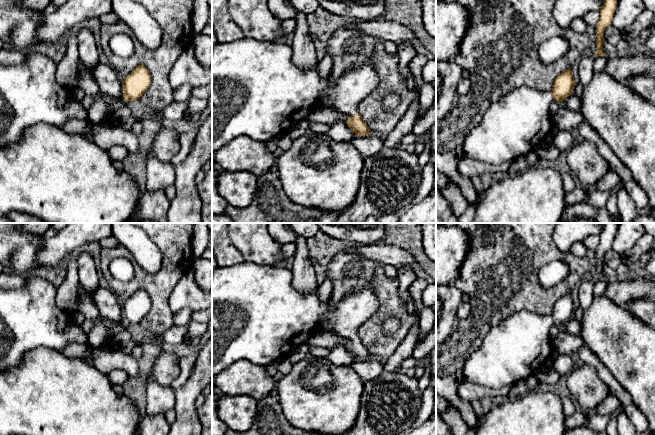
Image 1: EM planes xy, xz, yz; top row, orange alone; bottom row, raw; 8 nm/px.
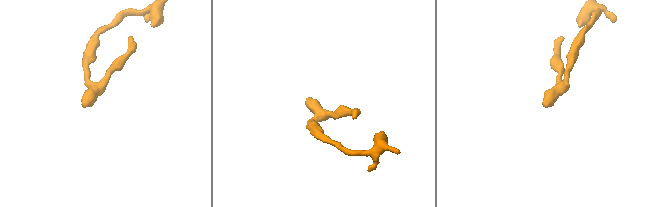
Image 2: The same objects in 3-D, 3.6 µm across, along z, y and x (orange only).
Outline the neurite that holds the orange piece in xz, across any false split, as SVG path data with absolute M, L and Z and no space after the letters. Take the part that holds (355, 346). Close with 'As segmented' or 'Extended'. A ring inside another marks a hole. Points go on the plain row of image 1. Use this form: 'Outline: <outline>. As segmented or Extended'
Outline: M243 262L231 267L218 266L212 273L212 378L241 359L255 365L266 367L273 361L286 358L292 349L307 343L318 333L320 322L327 319L333 332L349 340L348 351L356 360L369 360L371 354L358 337L359 327L378 309L379 302L371 288L363 288L355 293L345 295L337 303L330 300L322 303L318 291L302 293L292 286L293 275L284 265L263 266Z. Extended

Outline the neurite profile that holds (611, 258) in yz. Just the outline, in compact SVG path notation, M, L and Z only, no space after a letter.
M609 249L605 253L603 260L605 265L610 266L614 269L622 263L621 255L615 252L613 249Z

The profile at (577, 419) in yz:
M578 409L571 416L566 417L565 426L568 429L583 426L585 424L584 410Z

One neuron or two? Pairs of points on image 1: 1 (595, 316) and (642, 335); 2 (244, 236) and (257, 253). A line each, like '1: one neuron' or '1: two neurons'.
1: one neuron
2: one neuron

